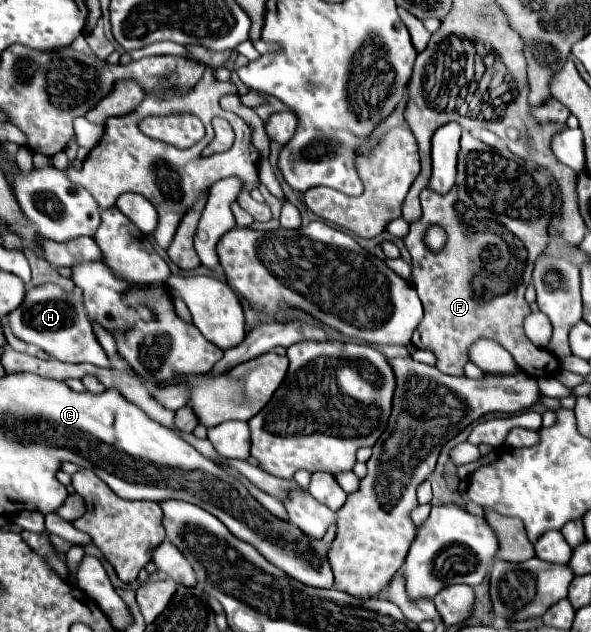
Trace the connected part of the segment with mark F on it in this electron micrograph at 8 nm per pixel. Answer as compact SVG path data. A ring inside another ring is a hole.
M467 129L461 133L461 151L457 161L457 183L445 193L433 193L431 189L421 191L423 217L411 223L409 235L403 239L407 251L411 253L413 265L413 285L425 309L423 321L413 333L413 343L417 349L427 349L437 357L435 367L445 375L463 375L465 363L469 363L469 347L479 339L493 339L503 345L517 365L531 377L555 377L559 371L559 361L553 353L535 347L523 333L523 319L529 315L529 305L523 297L525 287L531 283L533 263L547 245L547 225L553 215L555 187L549 171L533 165L533 161L523 161L511 151L497 151ZM429 225L441 225L447 233L445 249L431 251L425 245L425 233Z

